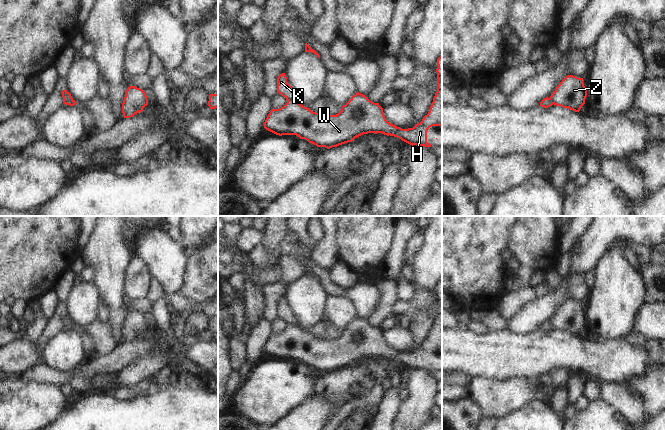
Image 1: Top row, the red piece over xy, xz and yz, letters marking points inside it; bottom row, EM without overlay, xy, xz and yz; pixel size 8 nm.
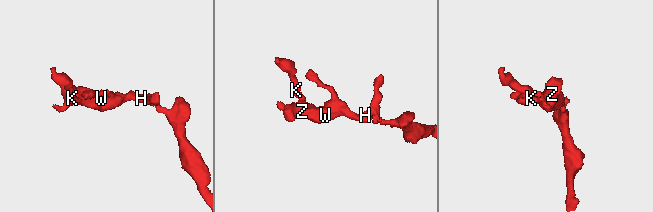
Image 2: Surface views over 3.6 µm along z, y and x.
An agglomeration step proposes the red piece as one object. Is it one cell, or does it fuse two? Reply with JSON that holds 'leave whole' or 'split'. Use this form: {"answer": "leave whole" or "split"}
{"answer": "split"}

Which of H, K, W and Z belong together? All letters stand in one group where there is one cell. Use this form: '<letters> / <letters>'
H W Z / K

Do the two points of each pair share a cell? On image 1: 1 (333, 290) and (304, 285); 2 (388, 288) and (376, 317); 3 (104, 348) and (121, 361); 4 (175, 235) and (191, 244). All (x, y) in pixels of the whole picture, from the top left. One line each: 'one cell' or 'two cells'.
1: two cells
2: one cell
3: two cells
4: two cells

